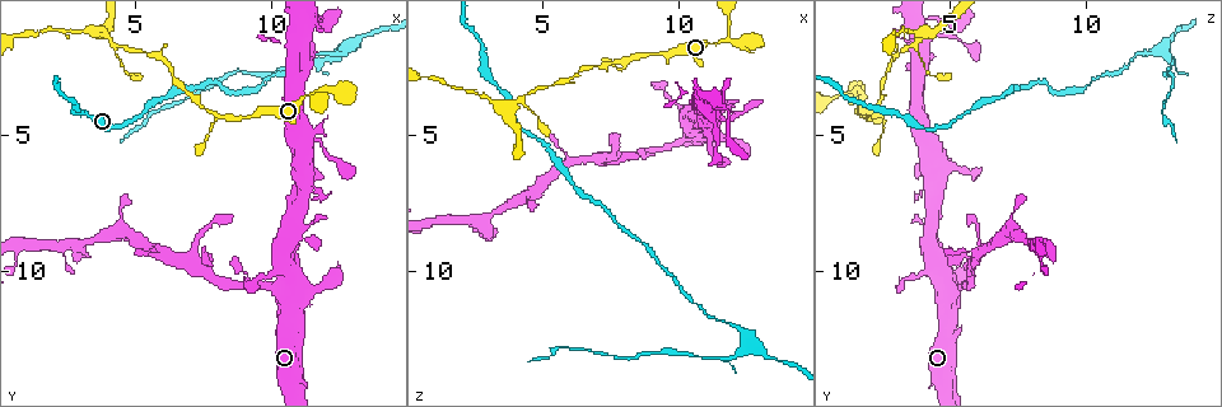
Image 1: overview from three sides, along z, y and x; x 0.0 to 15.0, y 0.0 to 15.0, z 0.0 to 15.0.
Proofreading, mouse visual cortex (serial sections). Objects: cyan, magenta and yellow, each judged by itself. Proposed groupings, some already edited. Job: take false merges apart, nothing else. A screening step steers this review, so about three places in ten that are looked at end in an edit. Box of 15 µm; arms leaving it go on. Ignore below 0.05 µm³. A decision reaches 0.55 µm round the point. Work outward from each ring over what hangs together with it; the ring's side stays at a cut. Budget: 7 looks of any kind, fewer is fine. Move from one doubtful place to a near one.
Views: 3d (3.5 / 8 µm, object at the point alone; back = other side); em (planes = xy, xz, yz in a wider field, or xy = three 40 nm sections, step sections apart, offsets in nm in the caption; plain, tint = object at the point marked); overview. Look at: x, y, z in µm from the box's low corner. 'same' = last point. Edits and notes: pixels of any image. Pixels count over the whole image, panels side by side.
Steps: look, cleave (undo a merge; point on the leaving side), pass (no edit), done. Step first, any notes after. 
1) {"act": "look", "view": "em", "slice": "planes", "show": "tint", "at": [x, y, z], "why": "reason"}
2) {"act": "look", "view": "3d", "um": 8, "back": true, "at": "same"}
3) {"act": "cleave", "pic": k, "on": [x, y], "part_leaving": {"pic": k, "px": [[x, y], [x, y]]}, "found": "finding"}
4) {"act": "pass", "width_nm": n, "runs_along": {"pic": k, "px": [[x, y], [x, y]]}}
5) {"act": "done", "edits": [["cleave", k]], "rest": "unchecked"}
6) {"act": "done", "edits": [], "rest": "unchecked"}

{"act": "look", "view": "3d", "um": 3.5, "at": [8.1, 4.3, 2.1], "why": "branch point"}

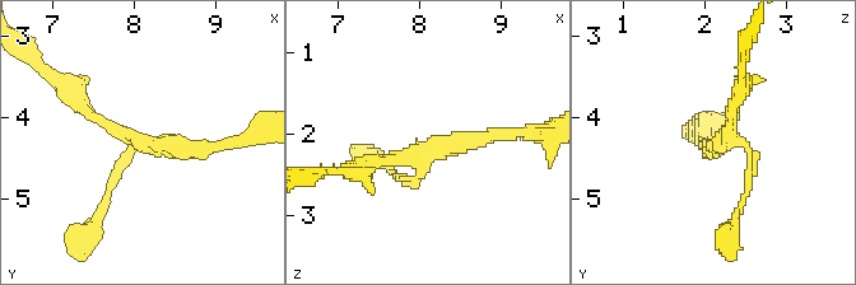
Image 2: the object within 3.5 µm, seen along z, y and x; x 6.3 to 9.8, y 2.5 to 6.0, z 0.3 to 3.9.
{"act": "look", "view": "em", "slice": "xy", "step": 1, "show": "tint", "at": [8.05, 4.30, 2.20]}

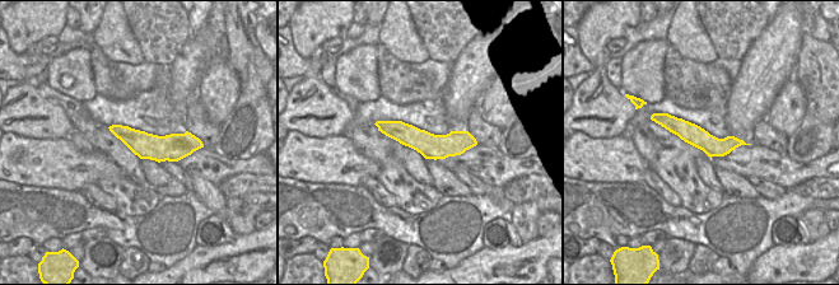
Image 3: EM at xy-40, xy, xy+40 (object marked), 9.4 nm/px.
{"act": "pass", "runs_along": {"pic": 2, "px": [[223, 145], [138, 141], [75, 98]]}, "found": "one cell here"}

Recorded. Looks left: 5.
{"act": "look", "view": "3d", "um": 3.5, "at": [9.3, 10.5, 5.5], "why": "arms part here"}

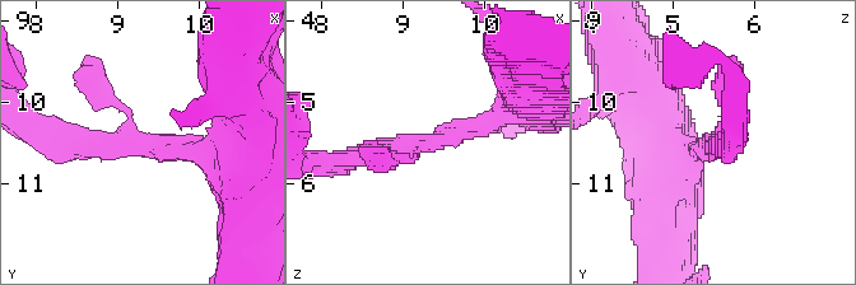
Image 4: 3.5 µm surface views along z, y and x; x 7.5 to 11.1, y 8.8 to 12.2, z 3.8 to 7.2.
{"act": "pass", "runs_along": {"pic": 4, "px": [[501, 116], [438, 143], [336, 162]]}, "found": "continuous, no second cell"}

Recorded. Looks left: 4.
{"act": "look", "view": "3d", "um": 8, "at": [7.1, 9.7, 5.7]}

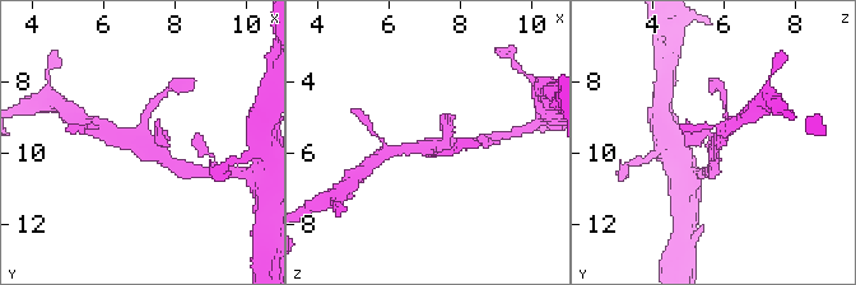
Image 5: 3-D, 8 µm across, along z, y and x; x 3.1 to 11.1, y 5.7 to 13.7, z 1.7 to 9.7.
{"act": "look", "view": "3d", "um": 3.5, "at": [7.1, 9.7, 5.8]}

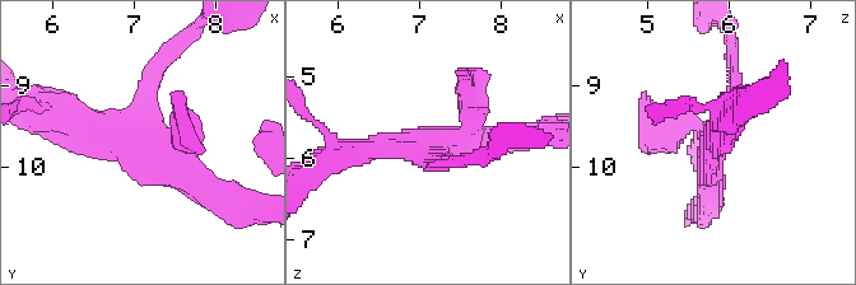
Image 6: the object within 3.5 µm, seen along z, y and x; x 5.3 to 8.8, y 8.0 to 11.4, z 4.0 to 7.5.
{"act": "pass", "arms": 4, "runs_along": {"pic": 6, "px": [[212, 195], [140, 140], [59, 124]]}, "found": "one cell here"}

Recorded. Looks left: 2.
{"act": "done", "edits": [], "rest": "unchecked"}

